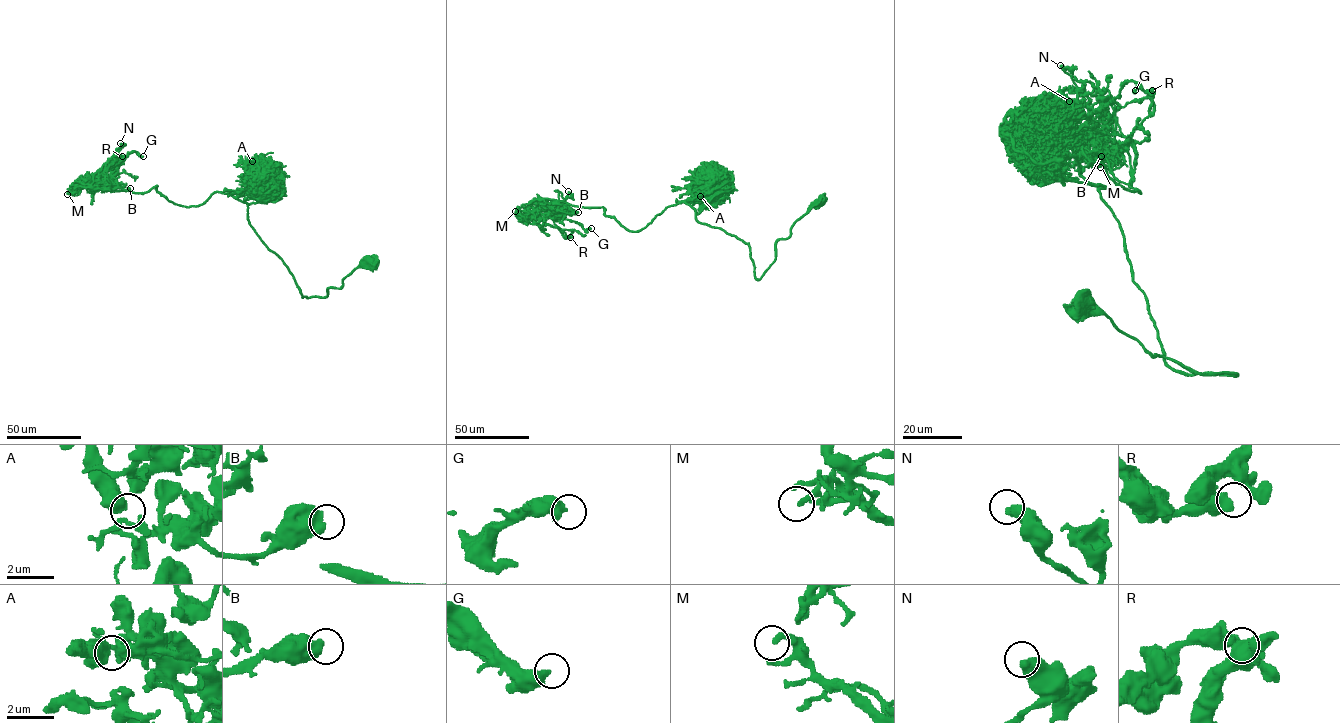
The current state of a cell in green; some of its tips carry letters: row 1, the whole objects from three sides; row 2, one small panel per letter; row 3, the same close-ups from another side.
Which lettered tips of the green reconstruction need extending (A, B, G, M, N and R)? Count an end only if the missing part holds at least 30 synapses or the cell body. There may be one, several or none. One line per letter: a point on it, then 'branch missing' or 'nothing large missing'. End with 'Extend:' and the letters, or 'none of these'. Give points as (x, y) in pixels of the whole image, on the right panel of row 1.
A: at (1069, 101); nothing large missing
B: at (1101, 156); nothing large missing
G: at (1135, 90); nothing large missing
M: at (1100, 167); nothing large missing
N: at (1060, 65); nothing large missing
R: at (1152, 90); nothing large missing
Extend: none of these

